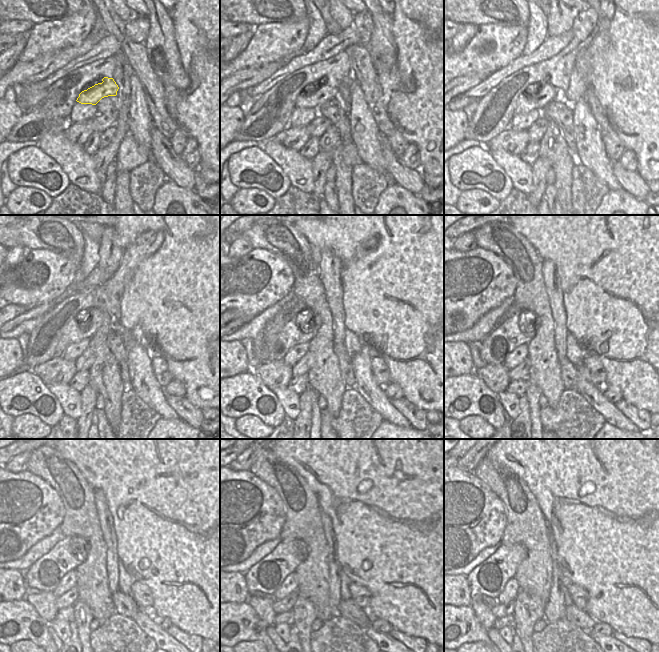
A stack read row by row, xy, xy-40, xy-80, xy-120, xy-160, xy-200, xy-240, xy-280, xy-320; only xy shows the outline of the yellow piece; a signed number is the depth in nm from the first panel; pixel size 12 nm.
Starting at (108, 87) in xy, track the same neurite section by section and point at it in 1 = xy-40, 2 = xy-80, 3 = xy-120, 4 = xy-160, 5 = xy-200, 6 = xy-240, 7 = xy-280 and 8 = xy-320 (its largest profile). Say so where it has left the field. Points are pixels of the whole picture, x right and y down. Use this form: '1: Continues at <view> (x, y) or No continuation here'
1: Continues at xy-40 (317, 96)
2: Continues at xy-80 (538, 99)
3: Continues at xy-120 (76, 329)
4: Continues at xy-160 (295, 332)
5: Continues at xy-200 (513, 332)
6: Continues at xy-240 (45, 574)
7: Continues at xy-280 (268, 574)
8: Continues at xy-320 (489, 578)

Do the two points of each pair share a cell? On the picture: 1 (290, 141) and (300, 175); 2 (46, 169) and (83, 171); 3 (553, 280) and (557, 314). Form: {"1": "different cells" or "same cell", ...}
{"1": "different cells", "2": "different cells", "3": "same cell"}

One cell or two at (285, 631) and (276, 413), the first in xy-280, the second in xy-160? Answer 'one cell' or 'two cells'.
two cells

